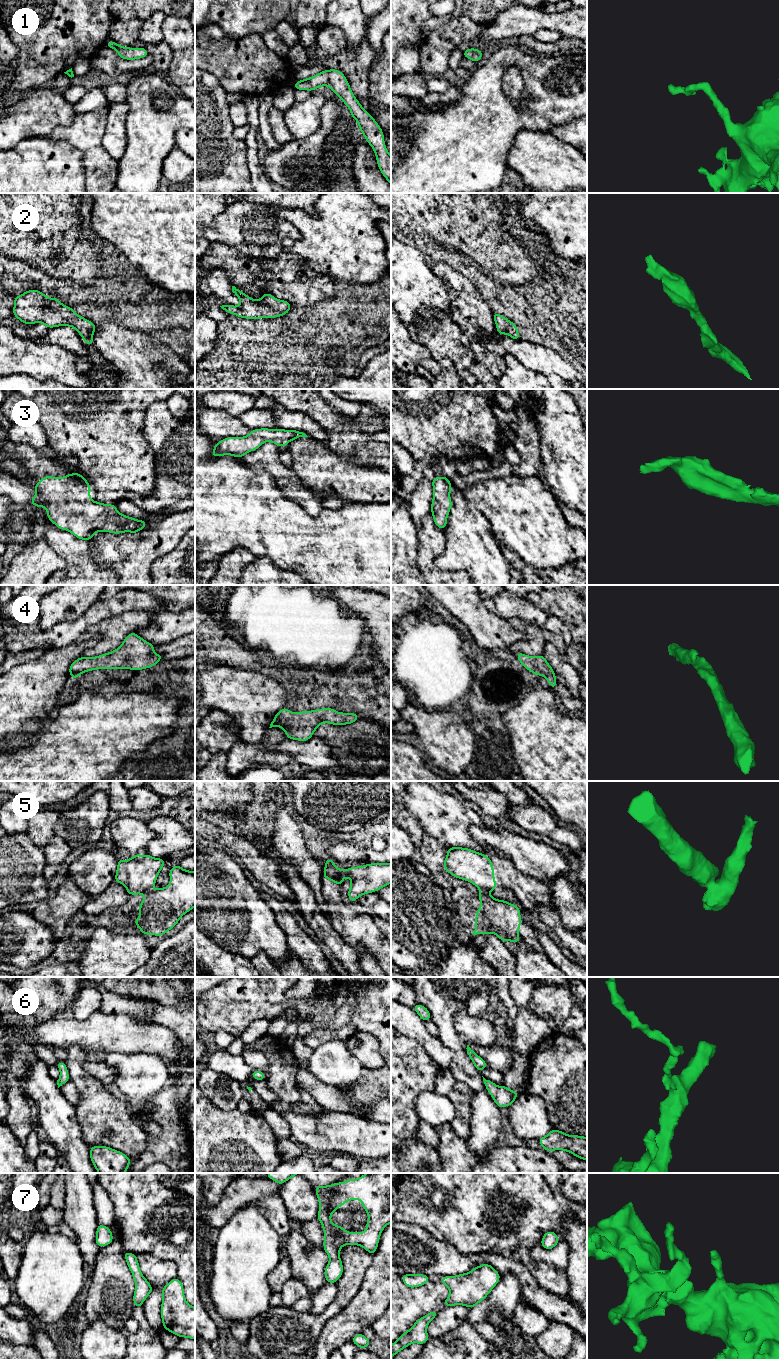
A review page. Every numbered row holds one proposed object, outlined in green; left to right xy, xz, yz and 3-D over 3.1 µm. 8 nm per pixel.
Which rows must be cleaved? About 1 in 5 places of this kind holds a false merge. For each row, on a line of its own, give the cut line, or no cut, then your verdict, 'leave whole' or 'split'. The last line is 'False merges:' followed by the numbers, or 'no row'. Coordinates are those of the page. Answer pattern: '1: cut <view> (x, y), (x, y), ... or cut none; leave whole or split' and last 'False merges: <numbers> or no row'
1: cut none; leave whole
2: cut none; leave whole
3: cut none; leave whole
4: cut none; leave whole
5: cut xy (151, 889), (144, 893); split
6: cut none; leave whole
7: cut none; leave whole
False merges: 5

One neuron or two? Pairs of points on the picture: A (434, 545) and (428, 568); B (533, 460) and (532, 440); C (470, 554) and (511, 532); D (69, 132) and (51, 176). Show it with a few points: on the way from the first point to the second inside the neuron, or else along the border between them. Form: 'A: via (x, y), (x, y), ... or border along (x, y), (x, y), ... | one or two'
A: via (428, 551), (428, 562) | one
B: via (532, 455), (532, 445) | one
C: border along (486, 518), (491, 532), (499, 542) | two
D: border along (50, 136), (53, 139), (70, 143), (83, 157) | two

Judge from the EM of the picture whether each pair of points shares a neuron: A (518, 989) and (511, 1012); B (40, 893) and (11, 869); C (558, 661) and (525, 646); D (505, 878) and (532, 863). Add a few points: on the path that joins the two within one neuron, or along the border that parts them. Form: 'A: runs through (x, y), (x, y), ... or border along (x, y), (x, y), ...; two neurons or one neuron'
A: border along (508, 987), (516, 1007), (516, 1017), (513, 1021); two neurons
B: runs through (33, 888), (17, 876); one neuron
C: border along (544, 642), (548, 641), (564, 653); two neurons
D: border along (510, 862), (517, 870), (539, 880); two neurons

